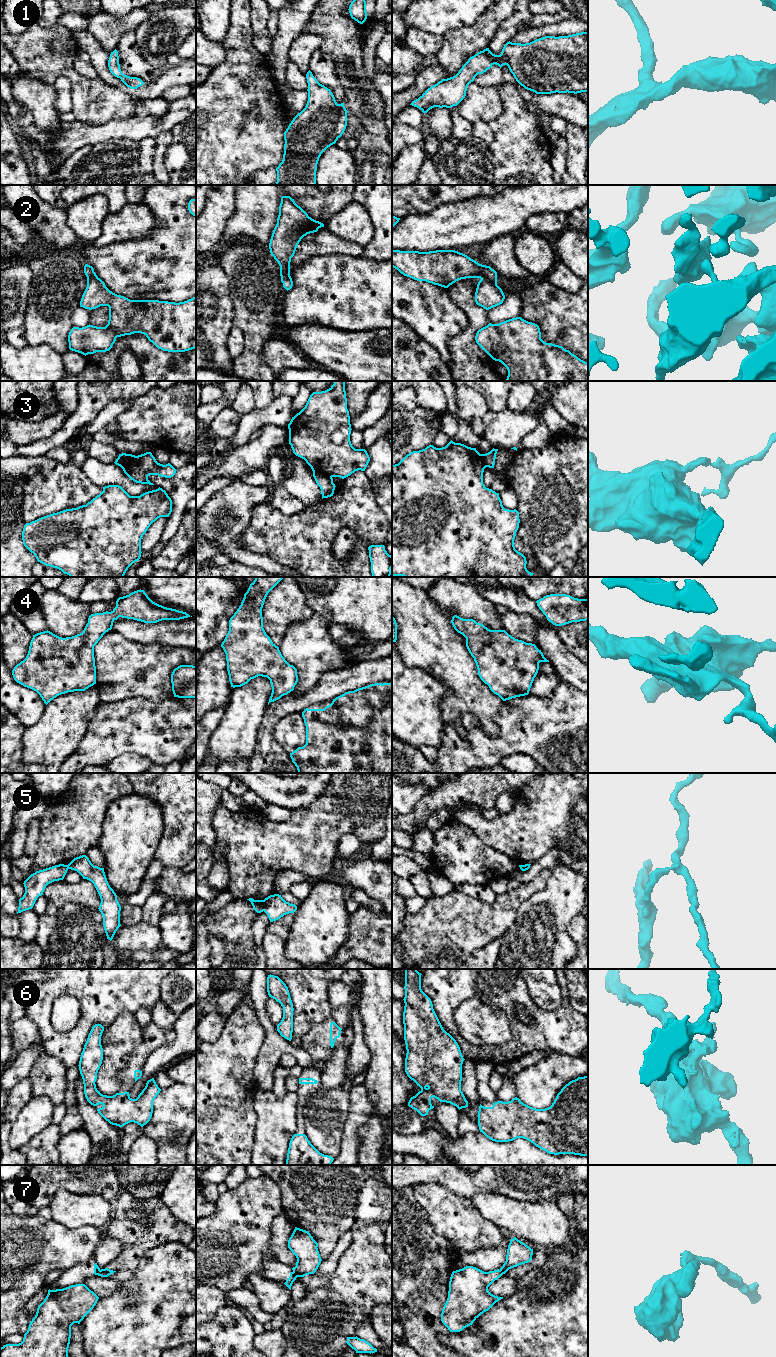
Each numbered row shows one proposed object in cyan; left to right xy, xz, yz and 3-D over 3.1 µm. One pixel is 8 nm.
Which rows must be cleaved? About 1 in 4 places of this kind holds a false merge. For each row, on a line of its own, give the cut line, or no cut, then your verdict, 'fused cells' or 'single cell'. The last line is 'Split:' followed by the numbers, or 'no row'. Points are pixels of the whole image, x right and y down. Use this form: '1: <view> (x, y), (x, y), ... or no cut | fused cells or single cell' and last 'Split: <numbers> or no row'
1: no cut | single cell
2: no cut | single cell
3: xz (313, 472), (331, 477) | fused cells
4: no cut | single cell
5: xz (262, 900), (263, 910) | fused cells
6: no cut | single cell
7: xz (293, 1271), (297, 1276) | fused cells
Split: 3, 5, 7

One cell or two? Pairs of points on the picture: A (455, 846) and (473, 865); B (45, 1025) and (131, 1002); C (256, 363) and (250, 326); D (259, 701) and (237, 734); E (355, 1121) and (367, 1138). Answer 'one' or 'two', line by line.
A: one
B: one
C: one
D: one
E: two

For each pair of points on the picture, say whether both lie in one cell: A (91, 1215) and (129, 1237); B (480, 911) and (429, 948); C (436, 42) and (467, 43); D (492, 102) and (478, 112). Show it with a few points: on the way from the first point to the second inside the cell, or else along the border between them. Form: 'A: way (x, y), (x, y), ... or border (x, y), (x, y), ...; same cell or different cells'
A: border (111, 1202), (111, 1218), (109, 1220); different cells
B: way (467, 924), (455, 925), (442, 935); same cell
C: border (442, 36), (442, 46), (435, 54); different cells
D: way (489, 105), (485, 105), (481, 109); same cell

